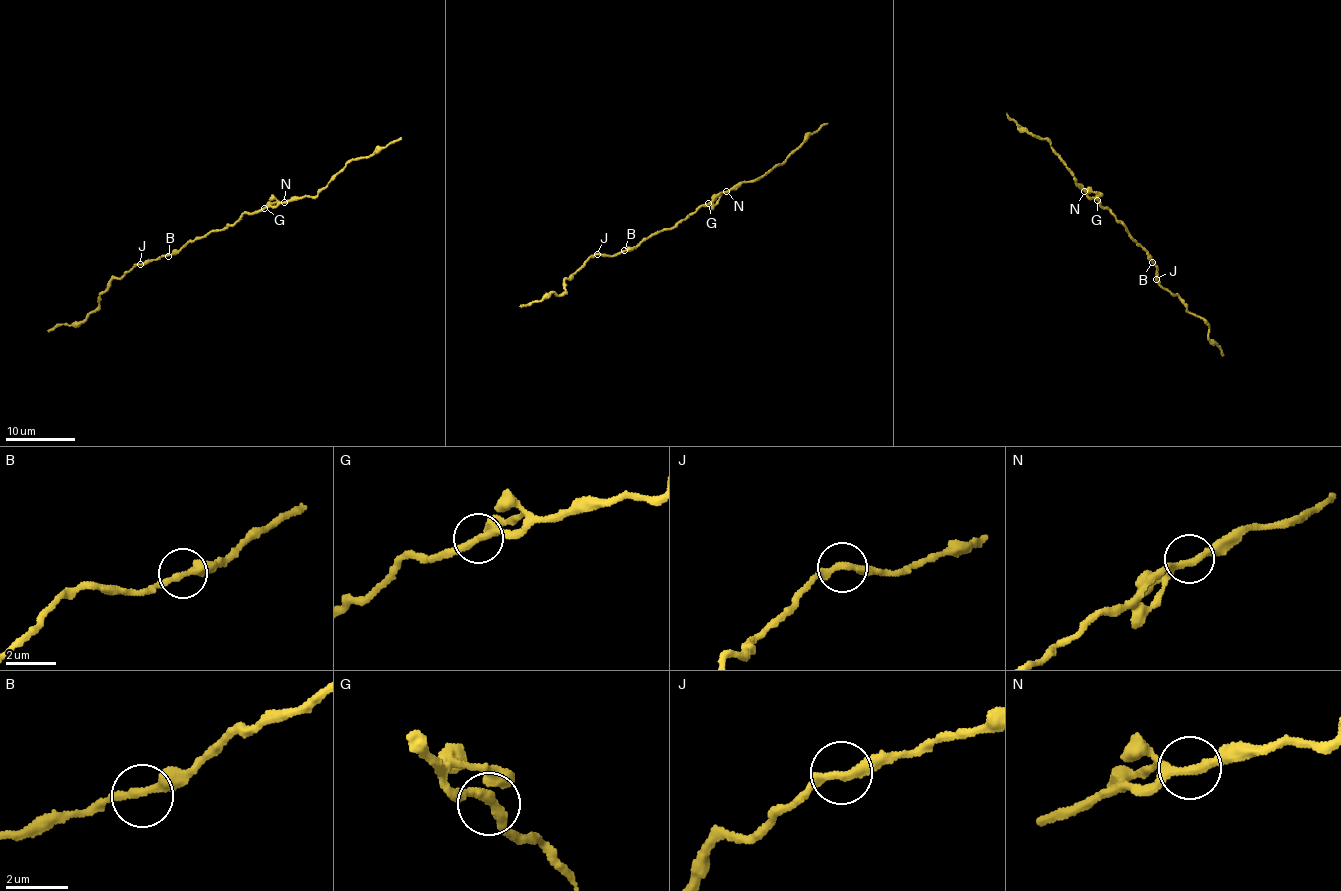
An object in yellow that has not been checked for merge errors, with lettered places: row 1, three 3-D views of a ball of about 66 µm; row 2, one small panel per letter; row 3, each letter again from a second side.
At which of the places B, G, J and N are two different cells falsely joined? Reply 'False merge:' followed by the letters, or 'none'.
False merge: none

